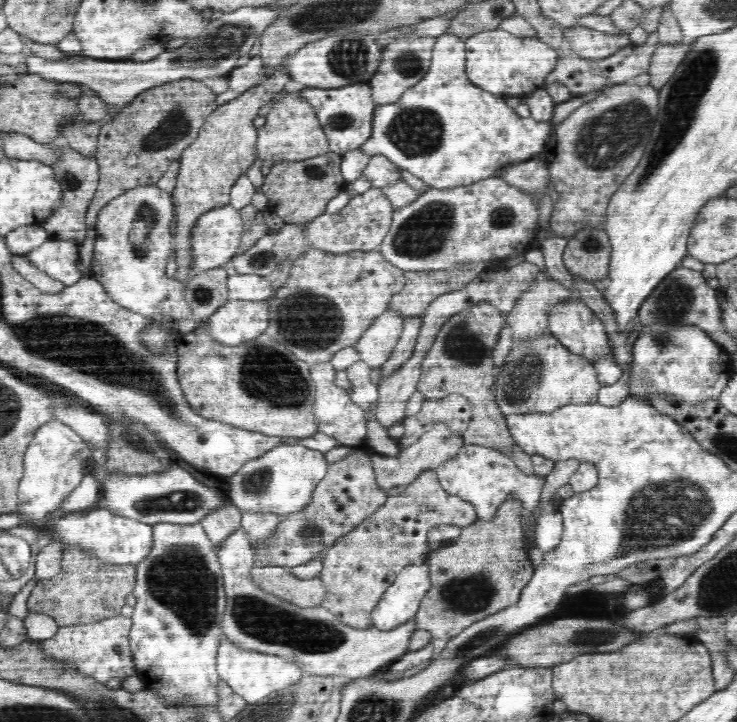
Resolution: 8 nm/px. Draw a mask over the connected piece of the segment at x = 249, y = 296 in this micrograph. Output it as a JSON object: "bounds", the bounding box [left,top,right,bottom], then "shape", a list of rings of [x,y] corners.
{"bounds":[227,274,275,301],"shape":[[[234,274],[227,278],[229,299],[234,301],[269,301],[275,294],[267,277],[249,274]]]}

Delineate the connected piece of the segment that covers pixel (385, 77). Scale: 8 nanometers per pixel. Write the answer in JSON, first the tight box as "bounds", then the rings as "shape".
{"bounds":[370,34,436,106],"shape":[[[410,34],[406,38],[394,39],[382,52],[382,62],[378,74],[370,80],[371,97],[377,106],[396,103],[402,98],[406,90],[414,87],[422,81],[423,76],[428,72],[433,56],[433,47],[436,39],[426,36],[421,38],[417,34]]]}

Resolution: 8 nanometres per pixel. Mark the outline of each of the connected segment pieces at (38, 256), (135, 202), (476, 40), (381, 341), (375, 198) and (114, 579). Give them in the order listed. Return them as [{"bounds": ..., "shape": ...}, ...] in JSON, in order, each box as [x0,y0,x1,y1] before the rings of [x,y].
[{"bounds":[26,238,83,286],"shape":[[[48,238],[39,247],[33,248],[26,258],[40,272],[70,286],[83,277],[78,269],[79,252],[76,241]]]},{"bounds":[89,185,193,321],"shape":[[[148,185],[129,189],[110,200],[98,212],[94,224],[96,240],[89,272],[121,307],[150,318],[164,315],[175,321],[193,316],[193,312],[185,302],[186,284],[165,273],[175,242],[170,233],[170,222],[175,218],[172,198],[157,185]]]},{"bounds":[465,28,559,98],"shape":[[[500,28],[470,36],[465,48],[465,71],[470,83],[503,98],[524,98],[541,89],[559,60],[556,50],[540,39],[516,37]]]},{"bounds":[353,309,405,368],"shape":[[[387,309],[362,333],[358,342],[353,344],[356,352],[370,368],[380,368],[390,358],[399,341],[405,317]]]},{"bounds":[302,187,395,254],"shape":[[[370,187],[368,191],[354,195],[341,210],[334,213],[324,211],[320,216],[302,225],[303,233],[312,249],[323,250],[328,254],[379,250],[389,231],[394,211],[395,208],[382,189]]]},{"bounds":[27,545,136,627],"shape":[[[68,545],[63,550],[61,572],[50,579],[40,579],[27,600],[29,611],[46,614],[67,627],[88,624],[120,615],[120,609],[132,597],[136,586],[136,565],[105,564],[86,553],[80,545]]]}]

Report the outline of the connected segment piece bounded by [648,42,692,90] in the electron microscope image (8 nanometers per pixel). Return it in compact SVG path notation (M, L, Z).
M682 43L680 46L672 44L658 44L652 64L649 66L650 84L654 89L660 90L671 79L676 69L684 61L691 50L691 43Z

